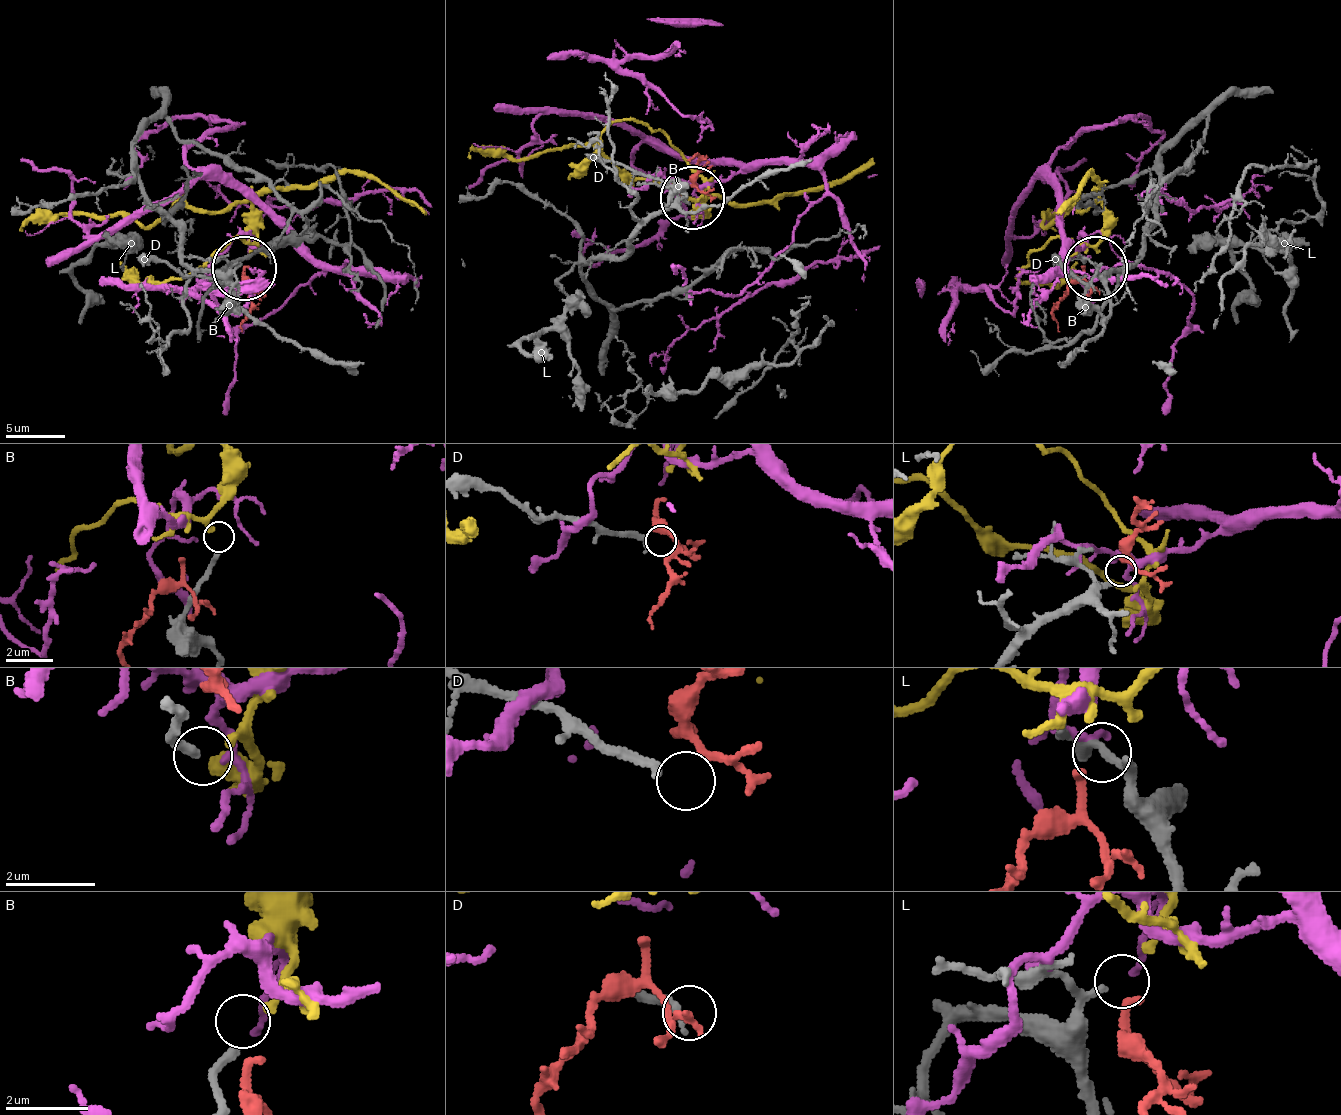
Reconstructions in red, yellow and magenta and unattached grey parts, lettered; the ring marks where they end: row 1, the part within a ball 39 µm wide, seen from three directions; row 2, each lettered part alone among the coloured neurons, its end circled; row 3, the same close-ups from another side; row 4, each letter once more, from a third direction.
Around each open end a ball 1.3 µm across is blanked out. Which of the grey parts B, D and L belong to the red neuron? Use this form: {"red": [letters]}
{"red": ["L"]}

